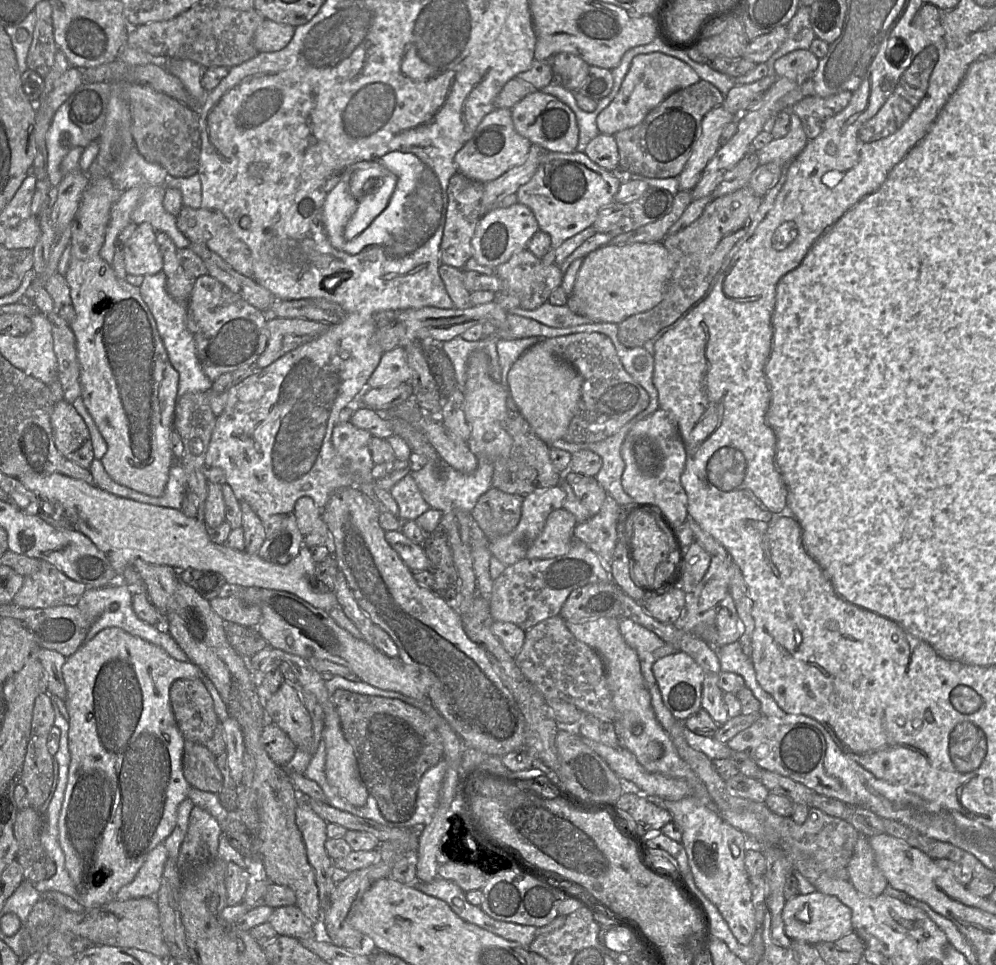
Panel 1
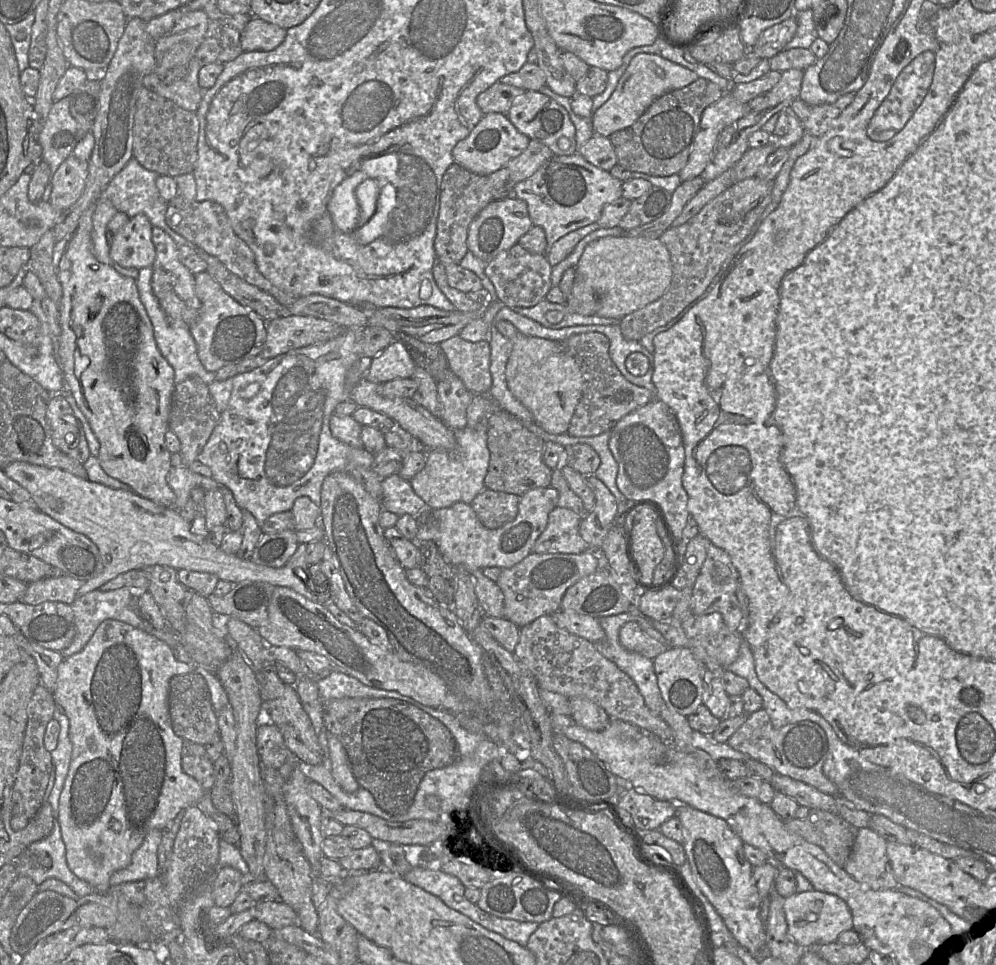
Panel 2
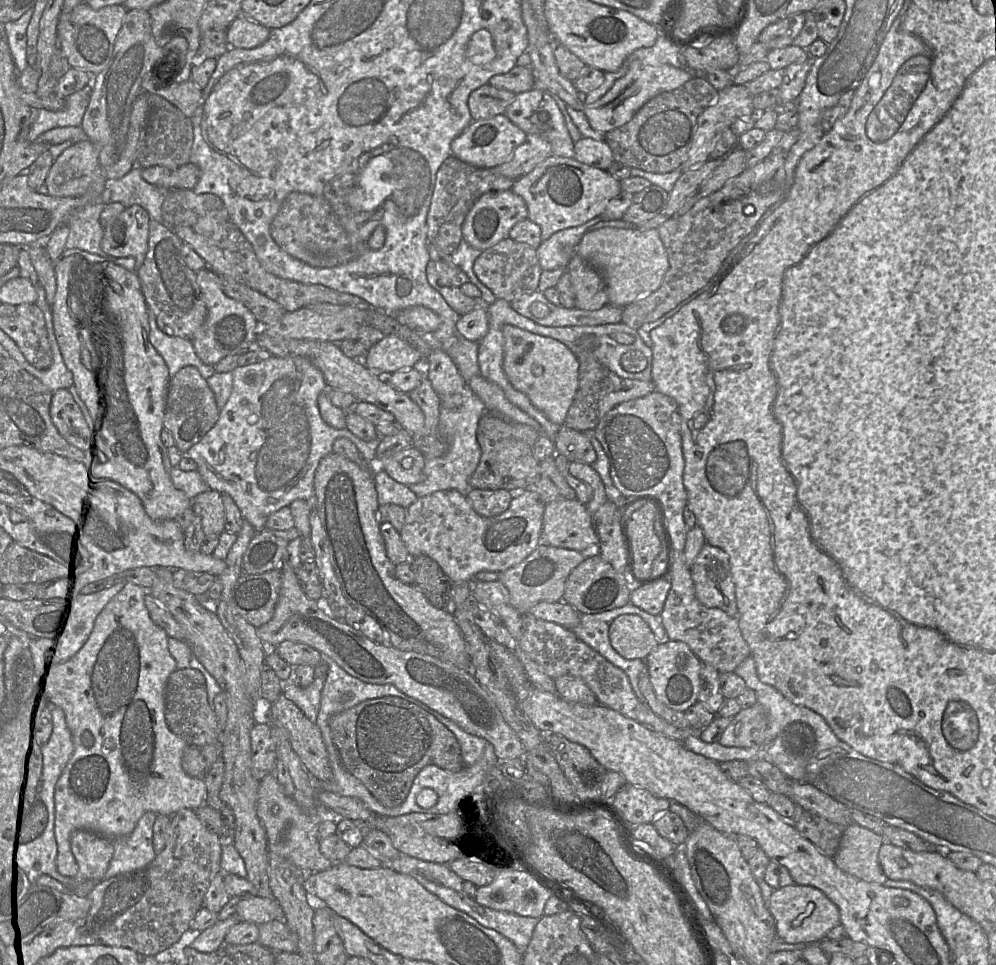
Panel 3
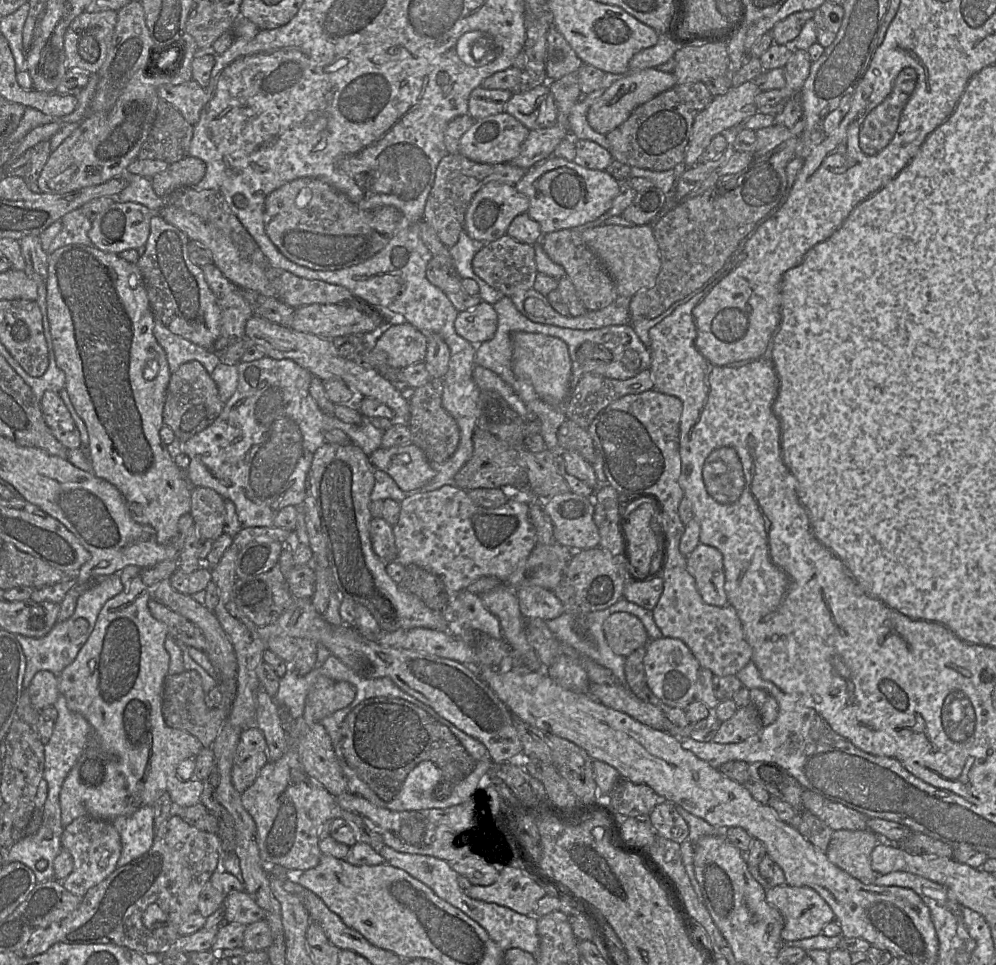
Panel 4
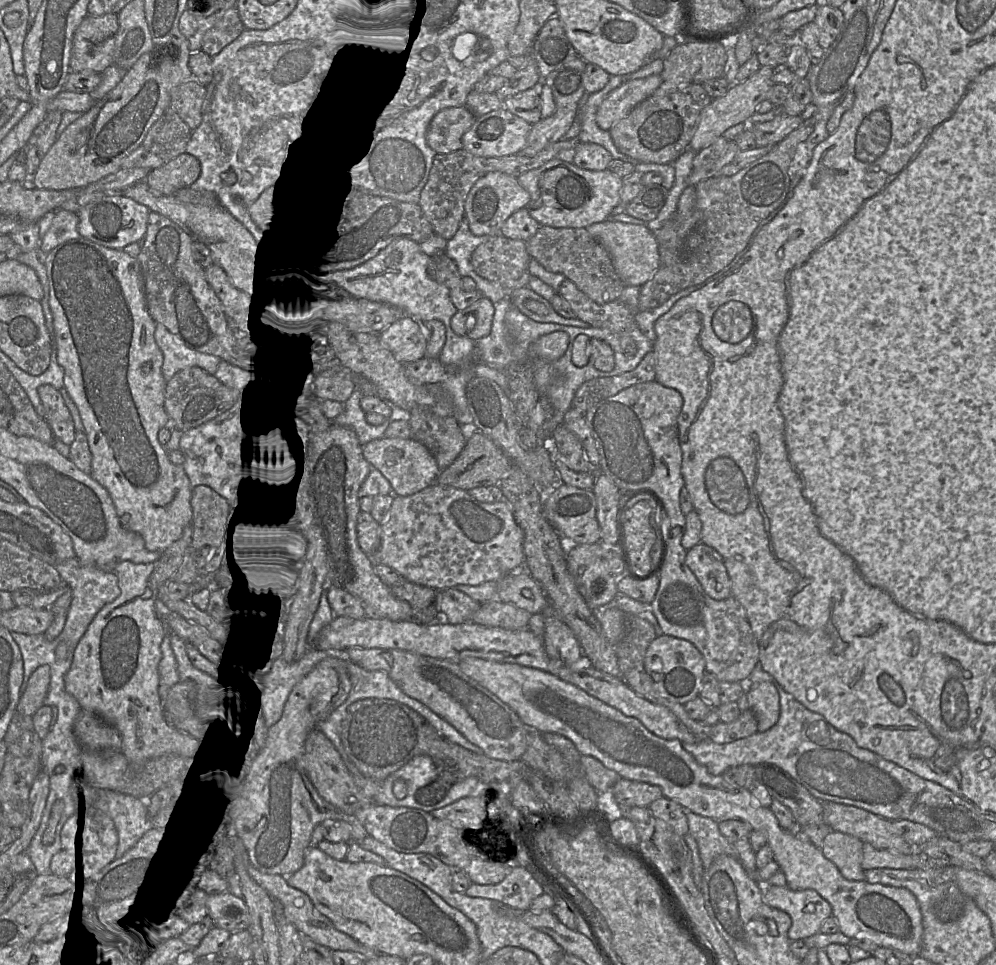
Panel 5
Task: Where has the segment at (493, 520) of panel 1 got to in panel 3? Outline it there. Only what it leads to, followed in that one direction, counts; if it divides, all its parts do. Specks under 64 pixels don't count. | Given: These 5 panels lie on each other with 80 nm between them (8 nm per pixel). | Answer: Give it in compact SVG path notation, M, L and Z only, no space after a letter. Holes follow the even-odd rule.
M472 489L467 495L474 511L483 517L494 517L505 512L513 497L512 492L504 489Z

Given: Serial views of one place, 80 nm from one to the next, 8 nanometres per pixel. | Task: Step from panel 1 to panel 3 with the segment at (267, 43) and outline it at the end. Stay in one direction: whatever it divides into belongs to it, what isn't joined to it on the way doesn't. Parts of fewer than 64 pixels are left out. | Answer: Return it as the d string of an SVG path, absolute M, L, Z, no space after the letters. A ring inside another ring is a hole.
M241 14L227 29L227 40L230 47L251 49L265 43L271 30L253 19Z

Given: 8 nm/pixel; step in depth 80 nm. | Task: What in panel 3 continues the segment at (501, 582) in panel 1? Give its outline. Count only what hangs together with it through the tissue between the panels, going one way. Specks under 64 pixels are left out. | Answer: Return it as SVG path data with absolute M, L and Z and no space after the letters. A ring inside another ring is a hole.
M540 543L523 561L501 572L499 581L507 588L511 605L525 615L539 602L554 603L563 600L570 572L584 561L587 554Z

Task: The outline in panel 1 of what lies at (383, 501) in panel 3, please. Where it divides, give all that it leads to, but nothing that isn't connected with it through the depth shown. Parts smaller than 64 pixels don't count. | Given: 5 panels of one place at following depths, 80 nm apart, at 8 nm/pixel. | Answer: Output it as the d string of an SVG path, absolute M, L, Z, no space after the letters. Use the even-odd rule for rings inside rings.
M410 474L398 481L389 493L398 505L398 518L402 521L415 521L430 508Z

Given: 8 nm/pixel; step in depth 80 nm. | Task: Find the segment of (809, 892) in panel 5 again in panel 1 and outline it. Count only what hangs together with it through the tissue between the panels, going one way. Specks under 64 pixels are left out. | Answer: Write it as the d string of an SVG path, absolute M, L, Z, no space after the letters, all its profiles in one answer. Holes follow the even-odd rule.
M815 891L810 894L799 894L785 901L782 910L784 932L791 940L804 941L815 945L819 942L835 943L853 931L851 910L837 897Z

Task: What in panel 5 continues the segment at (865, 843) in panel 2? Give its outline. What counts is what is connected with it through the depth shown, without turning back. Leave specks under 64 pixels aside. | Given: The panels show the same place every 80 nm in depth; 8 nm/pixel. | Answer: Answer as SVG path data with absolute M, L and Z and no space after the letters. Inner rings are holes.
M831 831L824 839L821 851L849 881L864 881L862 868L864 843L849 834Z

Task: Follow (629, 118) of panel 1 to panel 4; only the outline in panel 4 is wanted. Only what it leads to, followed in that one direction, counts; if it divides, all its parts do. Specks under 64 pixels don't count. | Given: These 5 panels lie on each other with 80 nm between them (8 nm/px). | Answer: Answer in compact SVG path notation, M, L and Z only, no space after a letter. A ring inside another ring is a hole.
M656 68L634 71L628 76L615 81L605 93L590 106L587 113L587 121L593 130L600 134L607 135L625 122L638 106L676 85L676 78L671 72L662 72Z

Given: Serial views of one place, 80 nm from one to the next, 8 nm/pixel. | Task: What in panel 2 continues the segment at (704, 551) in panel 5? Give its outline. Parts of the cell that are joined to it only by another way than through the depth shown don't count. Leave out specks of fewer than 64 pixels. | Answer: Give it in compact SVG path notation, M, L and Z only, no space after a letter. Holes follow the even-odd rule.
M711 542L707 543L706 559L699 571L692 589L691 610L696 615L719 612L725 625L732 631L741 630L744 626L744 616L739 606L737 589L739 574L734 567L730 555Z

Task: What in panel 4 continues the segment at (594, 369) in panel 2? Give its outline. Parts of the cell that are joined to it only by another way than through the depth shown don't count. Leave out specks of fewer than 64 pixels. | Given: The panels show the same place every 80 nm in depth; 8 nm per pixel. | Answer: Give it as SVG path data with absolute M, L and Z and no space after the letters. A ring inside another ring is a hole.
M645 369L634 377L627 379L612 379L595 373L586 373L566 400L566 418L587 429L598 413L610 403L628 394L636 394L653 389L653 386L650 369Z

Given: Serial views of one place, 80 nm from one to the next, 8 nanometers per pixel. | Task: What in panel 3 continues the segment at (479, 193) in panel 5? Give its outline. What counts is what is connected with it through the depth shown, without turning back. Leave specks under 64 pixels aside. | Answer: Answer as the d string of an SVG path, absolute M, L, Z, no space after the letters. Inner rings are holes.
M512 190L488 192L482 195L469 211L463 224L463 239L473 248L484 251L508 238L512 227L528 219L525 201Z

